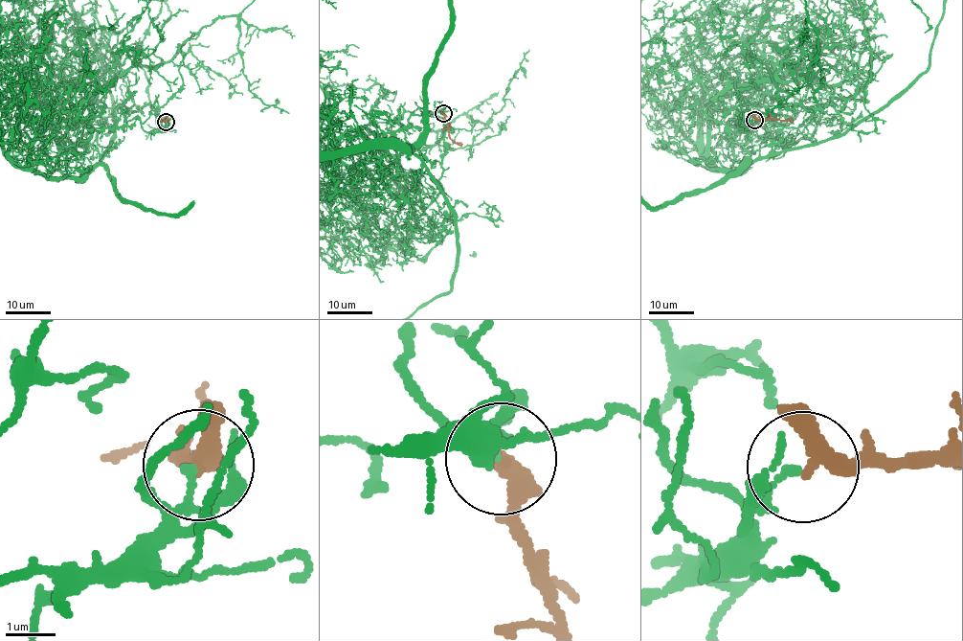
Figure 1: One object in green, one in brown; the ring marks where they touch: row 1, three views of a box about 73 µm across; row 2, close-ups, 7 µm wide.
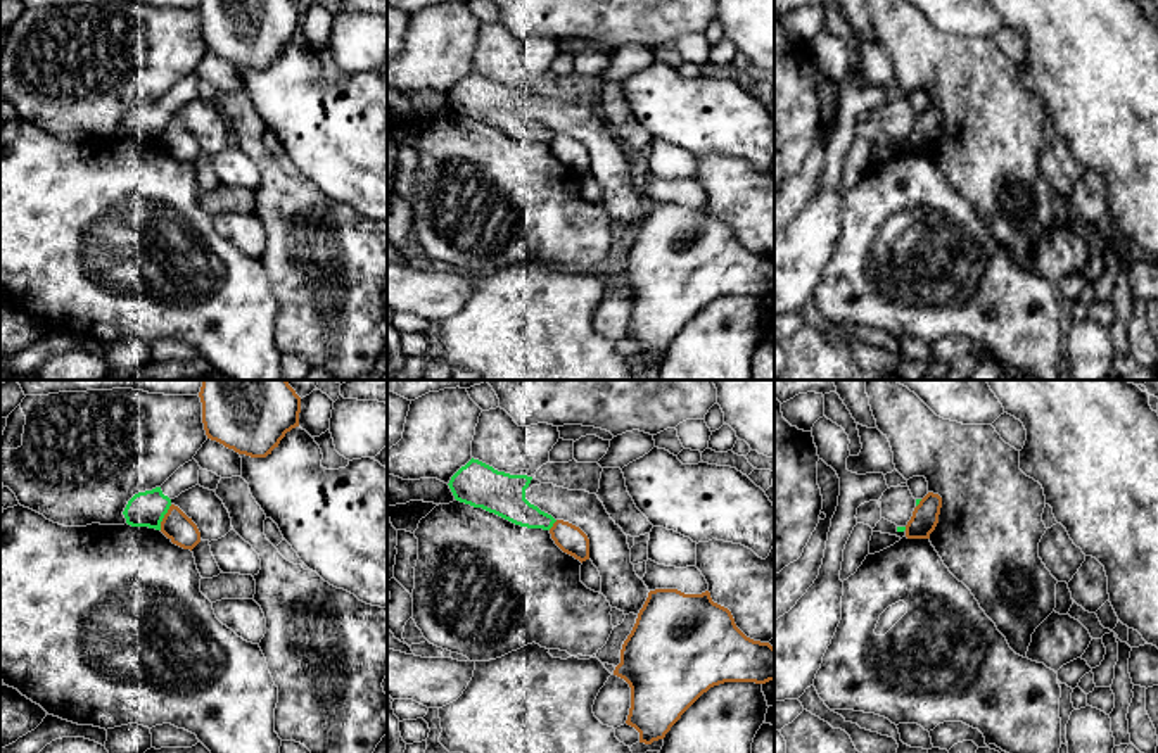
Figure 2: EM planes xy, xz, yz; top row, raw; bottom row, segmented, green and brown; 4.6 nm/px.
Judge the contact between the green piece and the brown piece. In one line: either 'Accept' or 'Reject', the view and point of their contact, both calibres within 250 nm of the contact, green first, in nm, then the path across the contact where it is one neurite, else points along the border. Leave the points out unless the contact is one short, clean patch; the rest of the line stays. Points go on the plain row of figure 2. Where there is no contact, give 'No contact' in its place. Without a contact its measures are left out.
Reject. Touches green at xy (163, 130). Thickness 160 nm (green) against 140 nm. Boundary: xy (171, 118), (159, 142)

